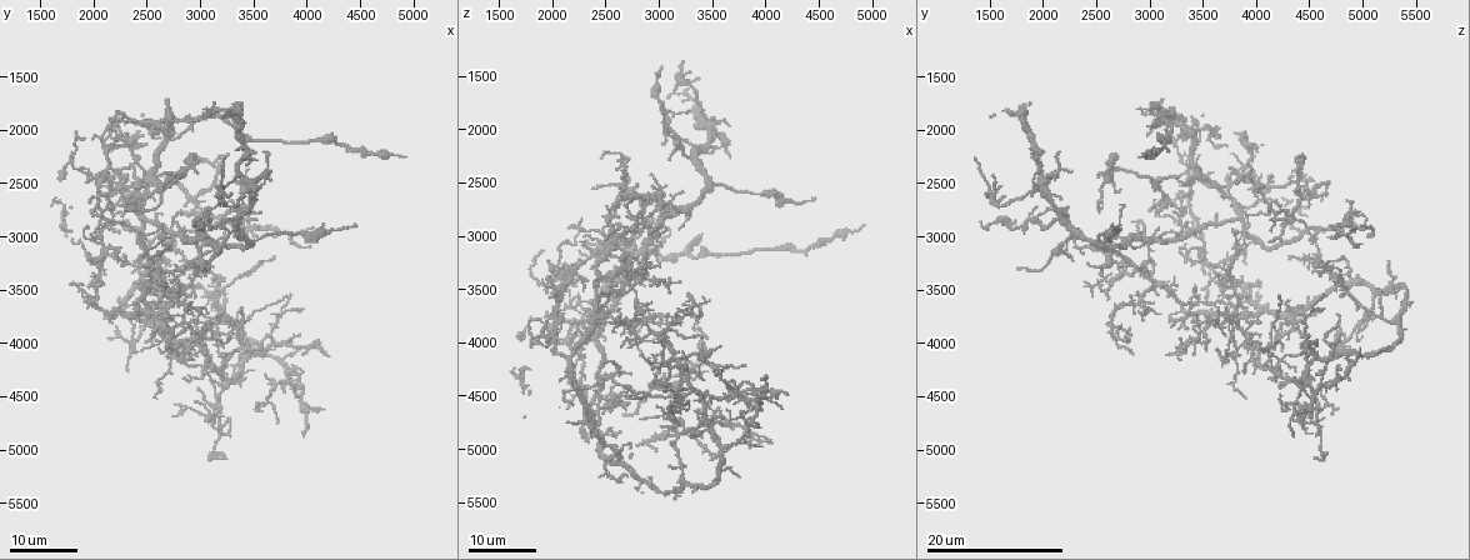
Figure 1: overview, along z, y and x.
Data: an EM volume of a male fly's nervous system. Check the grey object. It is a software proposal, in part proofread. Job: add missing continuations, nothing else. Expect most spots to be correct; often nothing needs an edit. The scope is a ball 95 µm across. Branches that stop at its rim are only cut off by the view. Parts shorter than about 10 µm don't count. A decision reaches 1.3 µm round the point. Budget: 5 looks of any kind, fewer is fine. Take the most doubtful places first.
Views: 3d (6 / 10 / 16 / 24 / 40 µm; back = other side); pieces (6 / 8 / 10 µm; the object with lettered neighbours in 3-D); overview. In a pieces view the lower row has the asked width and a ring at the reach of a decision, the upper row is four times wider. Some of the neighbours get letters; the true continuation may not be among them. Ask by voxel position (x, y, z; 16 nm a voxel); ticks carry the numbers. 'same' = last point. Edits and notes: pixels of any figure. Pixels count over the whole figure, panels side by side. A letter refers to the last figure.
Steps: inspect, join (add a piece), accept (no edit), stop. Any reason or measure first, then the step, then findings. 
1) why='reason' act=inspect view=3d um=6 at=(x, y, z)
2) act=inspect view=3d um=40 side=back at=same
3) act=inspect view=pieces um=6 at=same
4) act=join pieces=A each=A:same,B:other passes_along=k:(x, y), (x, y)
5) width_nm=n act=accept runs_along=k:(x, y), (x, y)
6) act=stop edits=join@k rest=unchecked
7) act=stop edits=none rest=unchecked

act=inspect view=3d um=24 at=(1980, 3620, 3580)

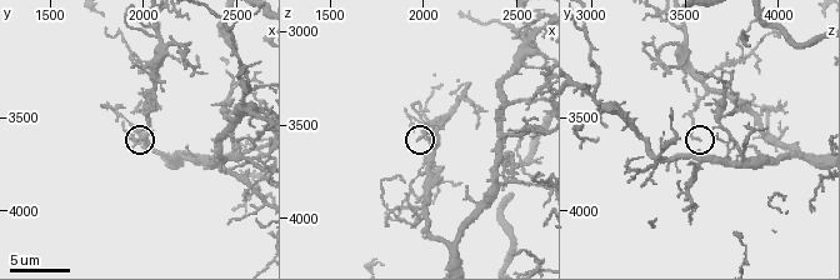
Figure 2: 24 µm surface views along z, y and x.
act=inspect view=pieces um=6 at=(1960, 3620, 3580)

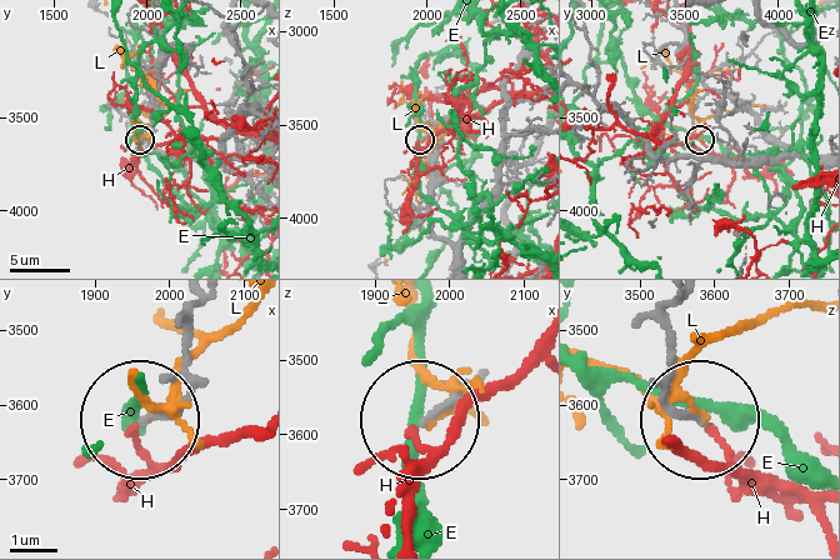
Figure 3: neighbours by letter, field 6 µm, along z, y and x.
act=accept each=E:other,H:other,L:other runs_along=3:(194, 306), (189, 390), (149, 421) found='none of them fits'

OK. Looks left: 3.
why='branch stops here' act=inspect view=3d um=24 at=(3980, 4860, 4320)

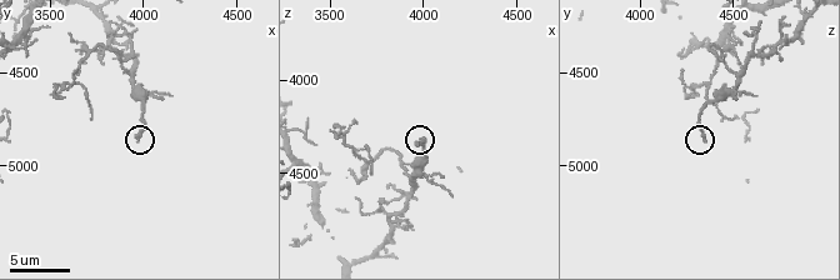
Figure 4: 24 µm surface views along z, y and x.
why='closer look' act=inspect view=3d um=10 at=(3960, 4860, 4340)

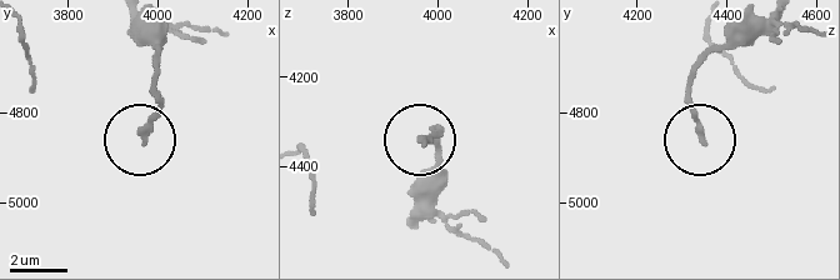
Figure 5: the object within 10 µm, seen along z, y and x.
why='see the neighbours' act=inspect view=pieces um=8 at=(3965, 4865, 4345)

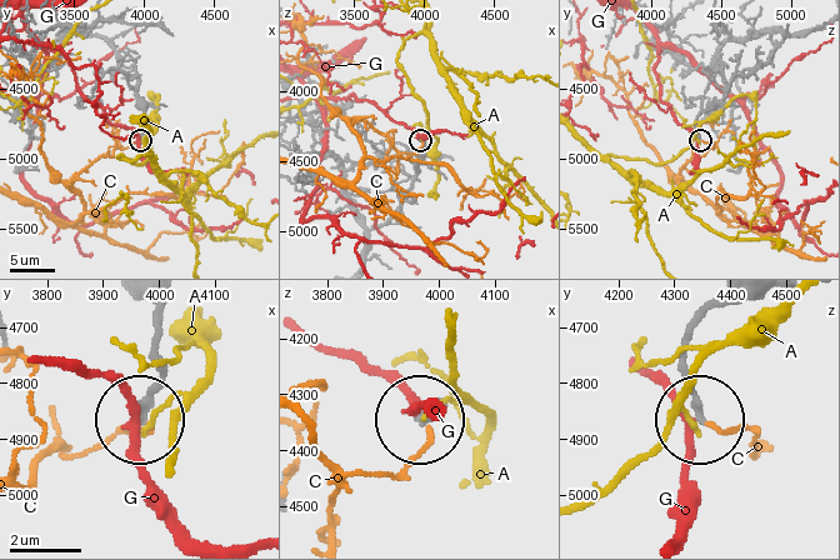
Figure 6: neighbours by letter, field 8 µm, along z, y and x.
width_nm=230 act=accept each=A:other,C:other,G:other runs_along=6:(789, 34), (768, 60), (734, 79), (700, 114), (699, 138) found='no lettered piece goes on from it'

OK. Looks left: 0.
act=stop edits=none rest=unchecked

